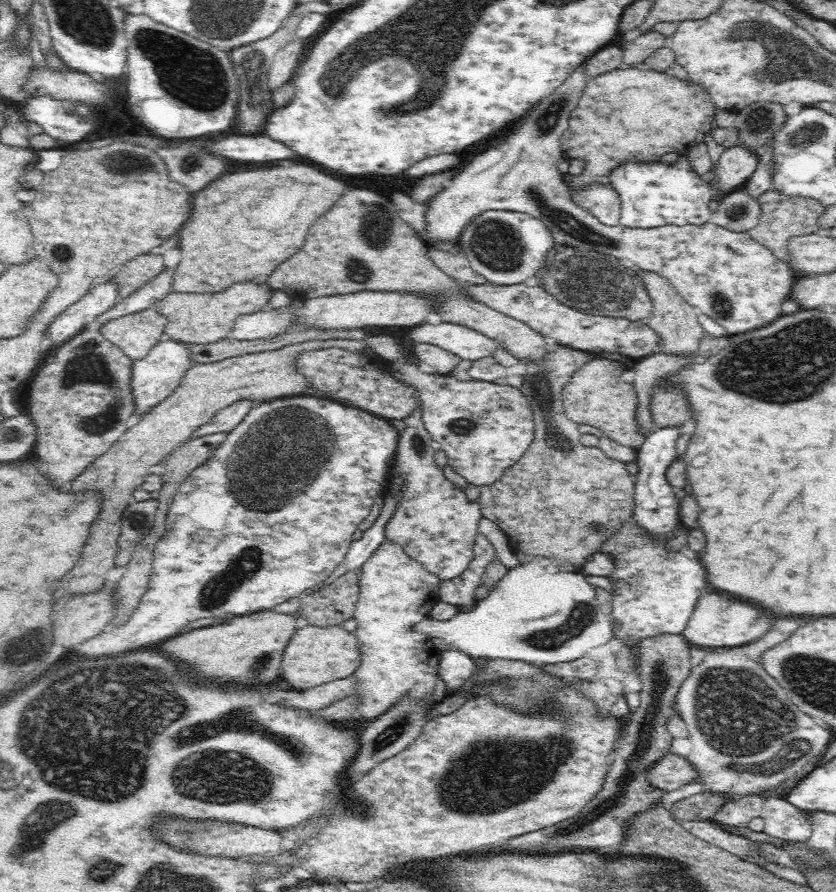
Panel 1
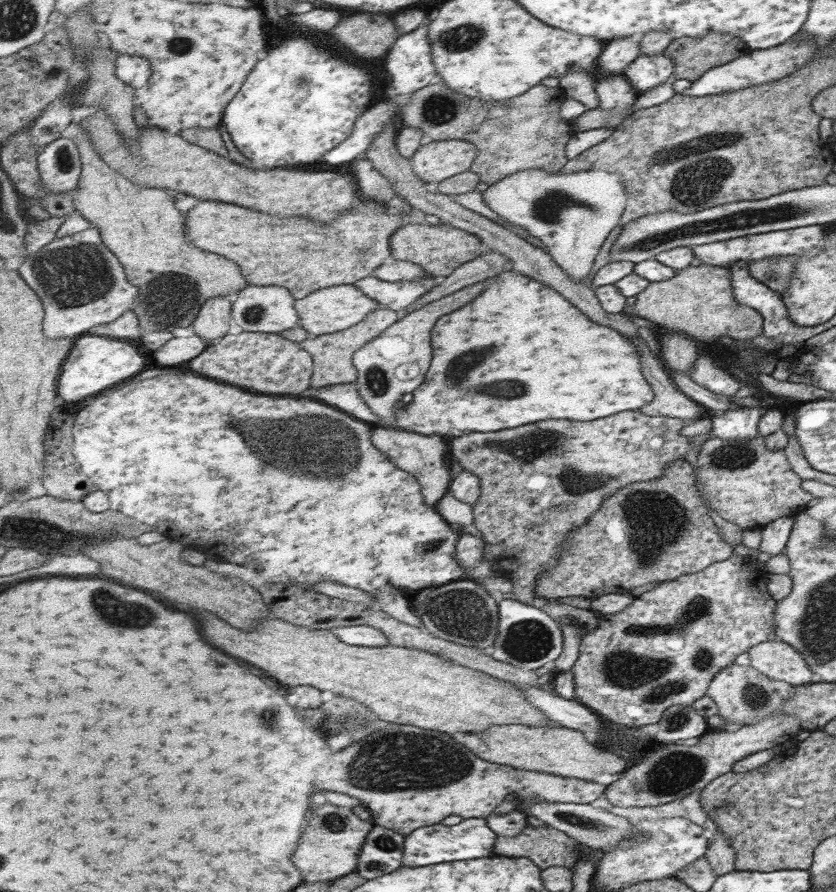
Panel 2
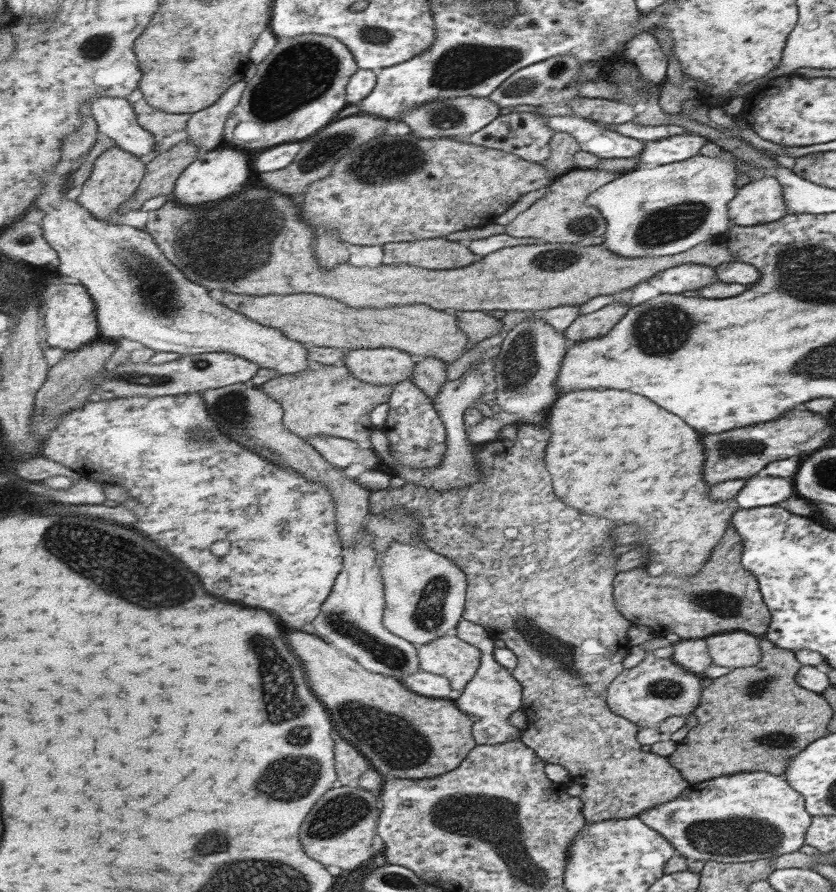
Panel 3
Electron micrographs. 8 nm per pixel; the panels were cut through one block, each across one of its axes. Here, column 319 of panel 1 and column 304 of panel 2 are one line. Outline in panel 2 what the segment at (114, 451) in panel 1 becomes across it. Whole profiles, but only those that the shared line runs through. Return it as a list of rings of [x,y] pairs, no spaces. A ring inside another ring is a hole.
[[[379,307],[378,310],[370,312],[364,321],[354,324],[350,329],[341,333],[325,334],[313,336],[301,343],[305,350],[310,351],[316,362],[316,374],[314,374],[312,389],[326,388],[326,386],[338,386],[340,384],[350,384],[357,380],[357,367],[352,364],[352,354],[362,349],[373,338],[380,336],[389,326],[396,324],[398,314],[396,311],[386,307]]]

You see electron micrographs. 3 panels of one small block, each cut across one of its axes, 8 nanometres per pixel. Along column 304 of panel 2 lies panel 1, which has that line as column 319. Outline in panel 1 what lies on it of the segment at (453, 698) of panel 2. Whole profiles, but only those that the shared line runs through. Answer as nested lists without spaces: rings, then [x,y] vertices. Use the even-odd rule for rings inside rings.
[[[308,625],[298,629],[285,648],[281,673],[292,684],[292,690],[314,688],[340,678],[355,674],[362,662],[361,643],[354,632],[348,632],[342,625],[320,627]]]

